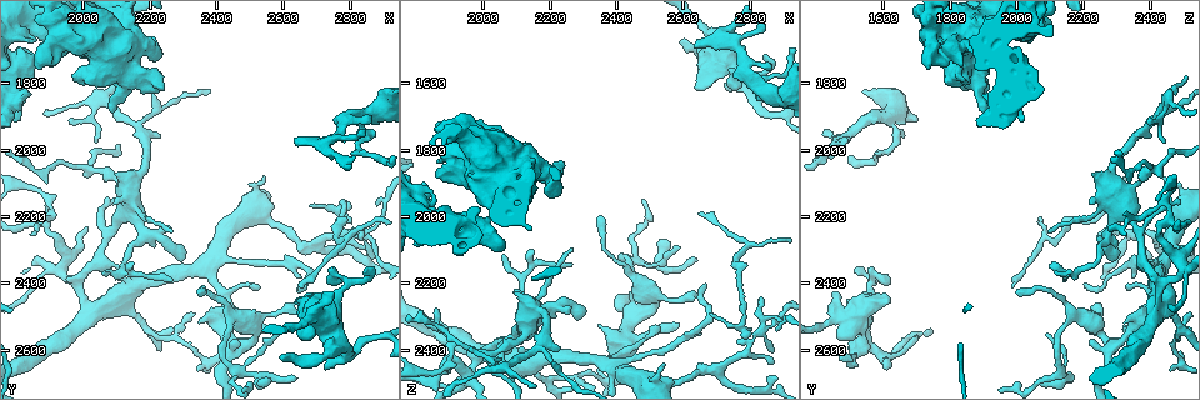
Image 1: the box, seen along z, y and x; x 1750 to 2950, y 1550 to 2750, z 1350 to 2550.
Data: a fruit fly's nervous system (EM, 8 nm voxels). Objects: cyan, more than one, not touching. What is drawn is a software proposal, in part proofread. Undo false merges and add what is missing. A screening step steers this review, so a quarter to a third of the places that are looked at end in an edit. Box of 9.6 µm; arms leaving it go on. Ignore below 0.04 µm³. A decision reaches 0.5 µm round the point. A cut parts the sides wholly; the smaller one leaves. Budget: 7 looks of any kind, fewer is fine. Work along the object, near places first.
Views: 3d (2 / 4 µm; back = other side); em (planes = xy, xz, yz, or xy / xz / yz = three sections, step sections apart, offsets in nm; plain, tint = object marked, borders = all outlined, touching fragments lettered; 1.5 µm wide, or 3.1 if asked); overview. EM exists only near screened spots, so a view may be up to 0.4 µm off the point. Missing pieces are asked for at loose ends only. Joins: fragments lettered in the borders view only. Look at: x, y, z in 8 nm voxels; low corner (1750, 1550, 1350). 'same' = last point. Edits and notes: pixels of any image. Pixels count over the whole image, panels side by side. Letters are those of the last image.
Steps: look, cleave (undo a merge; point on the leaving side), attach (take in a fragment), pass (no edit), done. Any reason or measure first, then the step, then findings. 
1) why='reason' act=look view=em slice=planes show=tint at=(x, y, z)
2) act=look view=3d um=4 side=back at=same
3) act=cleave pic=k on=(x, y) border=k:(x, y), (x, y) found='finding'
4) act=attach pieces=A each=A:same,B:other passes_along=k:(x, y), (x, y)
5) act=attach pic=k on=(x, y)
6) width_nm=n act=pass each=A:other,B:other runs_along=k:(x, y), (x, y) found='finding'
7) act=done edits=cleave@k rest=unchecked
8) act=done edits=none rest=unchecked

why='abrupt turn' act=look view=em slice=planes show=tint at=(2850, 2570, 1700)

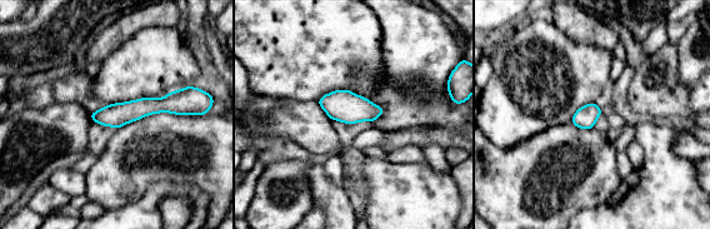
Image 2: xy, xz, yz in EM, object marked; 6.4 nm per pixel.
act=look view=em slice=planes show=borders at=same

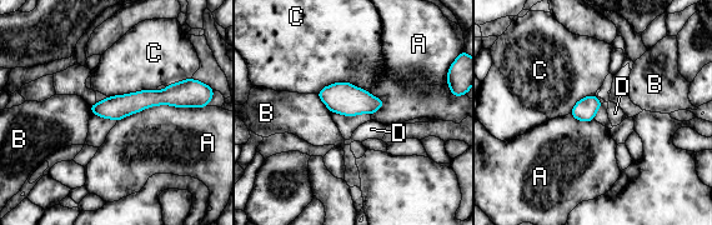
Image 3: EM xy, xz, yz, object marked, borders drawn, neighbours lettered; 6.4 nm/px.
act=pass each=A:other,B:other,C:other,D:other border=3:(200, 106), (151, 105), (118, 121) found='one cell here'

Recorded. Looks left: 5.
why='stops while still wide' act=look view=3d um=4 at=(2240, 1820, 1840)

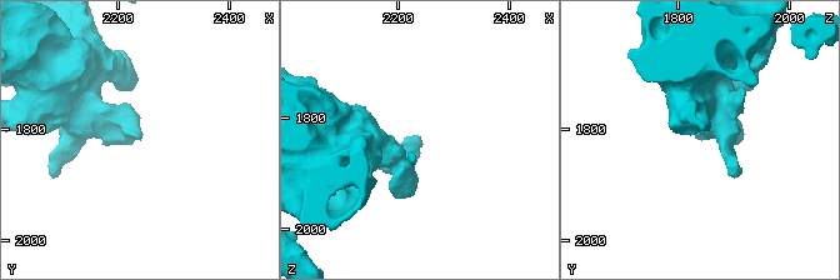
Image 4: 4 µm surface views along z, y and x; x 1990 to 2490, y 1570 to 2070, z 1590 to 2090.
why='now the EM' act=look view=em slice=planes show=tint at=(2240, 1820, 1835)

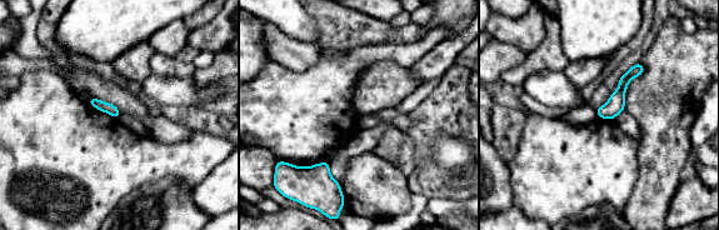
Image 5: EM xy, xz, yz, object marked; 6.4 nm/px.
act=look view=em slice=planes show=borders at=same

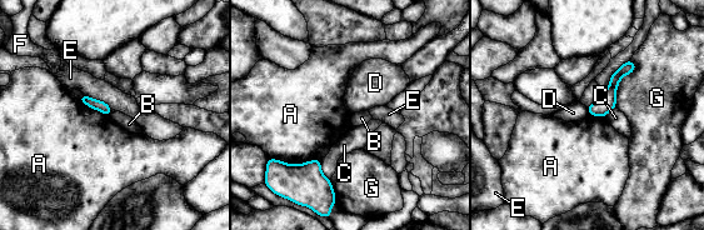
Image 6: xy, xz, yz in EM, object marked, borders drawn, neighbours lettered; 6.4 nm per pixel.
act=pass each=A:other,B:other,C:other,D:other,E:other,F:other,G:other runs_along=6:(629, 64), (592, 111) found='no lettered fragment goes on from it'

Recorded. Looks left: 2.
why='free end' act=look view=em slice=xy step=4 show=tint at=(2350, 2420, 2000)

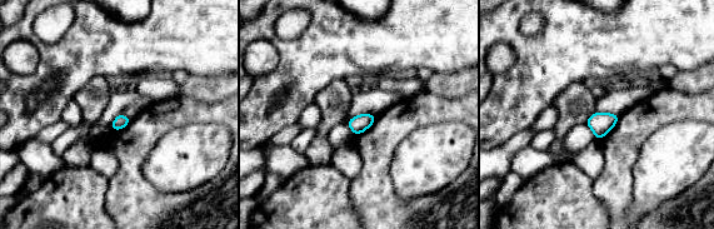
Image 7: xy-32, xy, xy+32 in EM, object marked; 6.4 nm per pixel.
act=look view=em slice=planes show=borders at=same

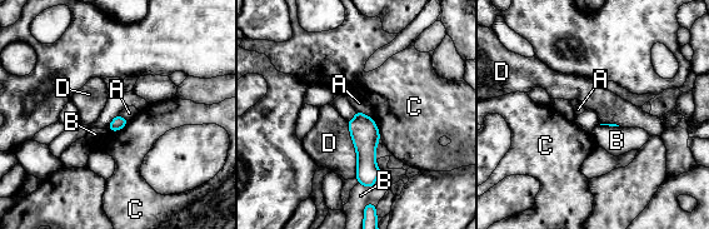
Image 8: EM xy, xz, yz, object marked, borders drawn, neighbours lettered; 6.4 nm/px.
act=pass each=A:other,B:other,C:other,D:other border=8:(355, 110), (372, 118) found='none of them fits'

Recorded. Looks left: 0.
act=done edits=none rest=unchecked

